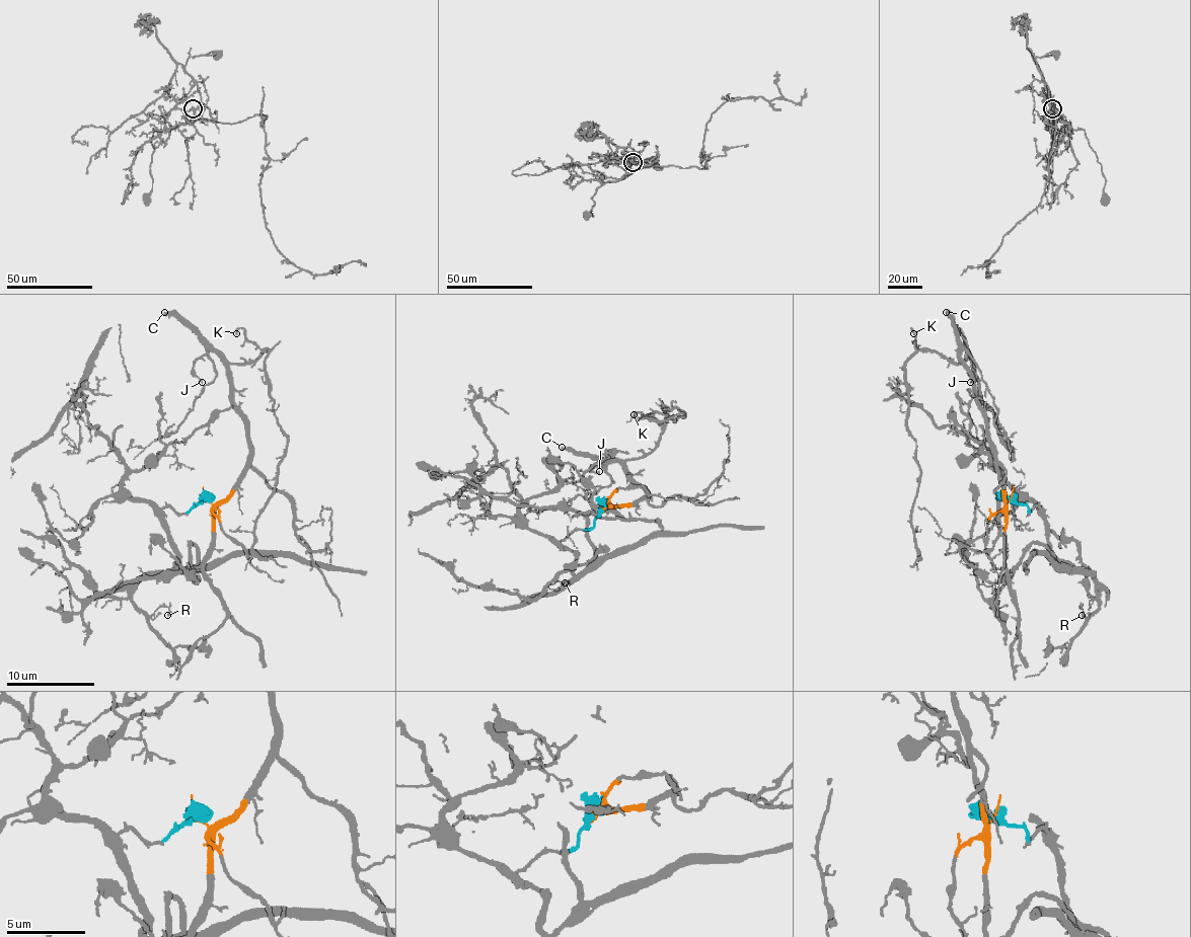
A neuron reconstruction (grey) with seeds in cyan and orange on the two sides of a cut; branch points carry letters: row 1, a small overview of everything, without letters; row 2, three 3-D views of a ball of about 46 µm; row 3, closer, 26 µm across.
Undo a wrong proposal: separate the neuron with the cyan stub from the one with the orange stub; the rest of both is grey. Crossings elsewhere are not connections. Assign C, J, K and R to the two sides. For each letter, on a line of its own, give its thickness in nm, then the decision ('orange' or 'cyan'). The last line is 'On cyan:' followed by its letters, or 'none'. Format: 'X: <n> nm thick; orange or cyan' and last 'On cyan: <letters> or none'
C: 280 nm thick; orange
J: 140 nm thick; orange
K: 140 nm thick; orange
R: 100 nm thick; cyan
On cyan: R

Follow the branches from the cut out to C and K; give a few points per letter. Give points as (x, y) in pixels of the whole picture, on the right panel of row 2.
C: (1009, 499), (1007, 503), (991, 449), (987, 413), (976, 400), (974, 376), (958, 356), (958, 333), (945, 312)
K: (1009, 499), (1007, 503), (976, 384), (958, 365), (923, 352), (914, 333)

